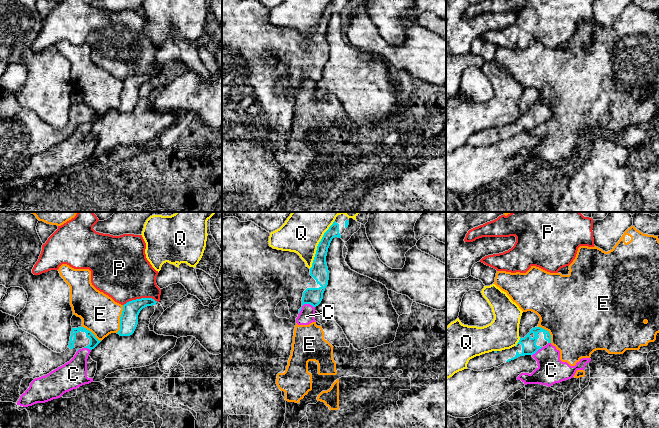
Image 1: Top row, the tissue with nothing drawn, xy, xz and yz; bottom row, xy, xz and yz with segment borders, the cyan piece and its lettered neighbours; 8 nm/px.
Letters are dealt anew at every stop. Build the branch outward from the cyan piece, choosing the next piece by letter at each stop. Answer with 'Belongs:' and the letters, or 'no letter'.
Belongs: no letter

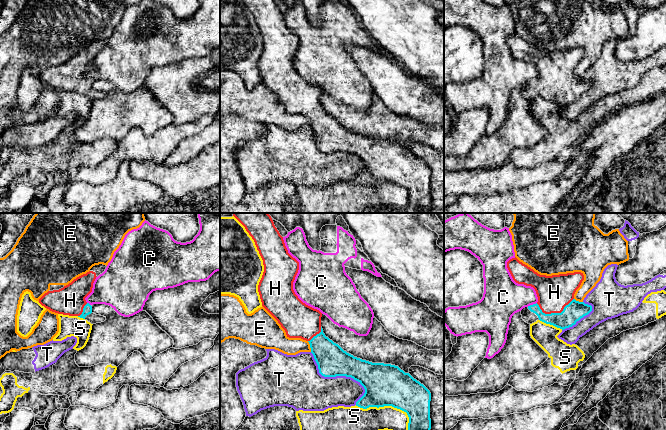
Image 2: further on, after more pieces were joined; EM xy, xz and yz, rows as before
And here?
Belongs: H

